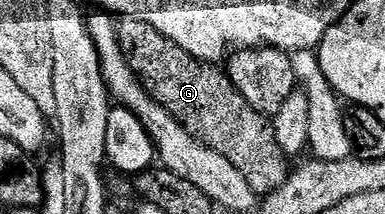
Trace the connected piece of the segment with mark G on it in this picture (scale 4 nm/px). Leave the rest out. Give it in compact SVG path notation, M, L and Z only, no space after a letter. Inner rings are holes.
M130 16L124 17L118 23L117 36L121 39L121 46L125 49L129 65L144 84L145 91L157 103L163 105L184 128L189 129L198 140L202 140L211 150L223 154L223 158L230 160L245 175L249 185L257 193L271 193L279 186L283 186L283 182L287 182L291 164L288 164L290 161L287 155L277 144L274 121L266 113L255 110L249 105L247 98L243 98L243 94L237 92L233 79L229 77L224 67L208 64L206 60L187 54L187 50L183 50L175 42L159 34L159 30L147 26L147 22L139 22Z

